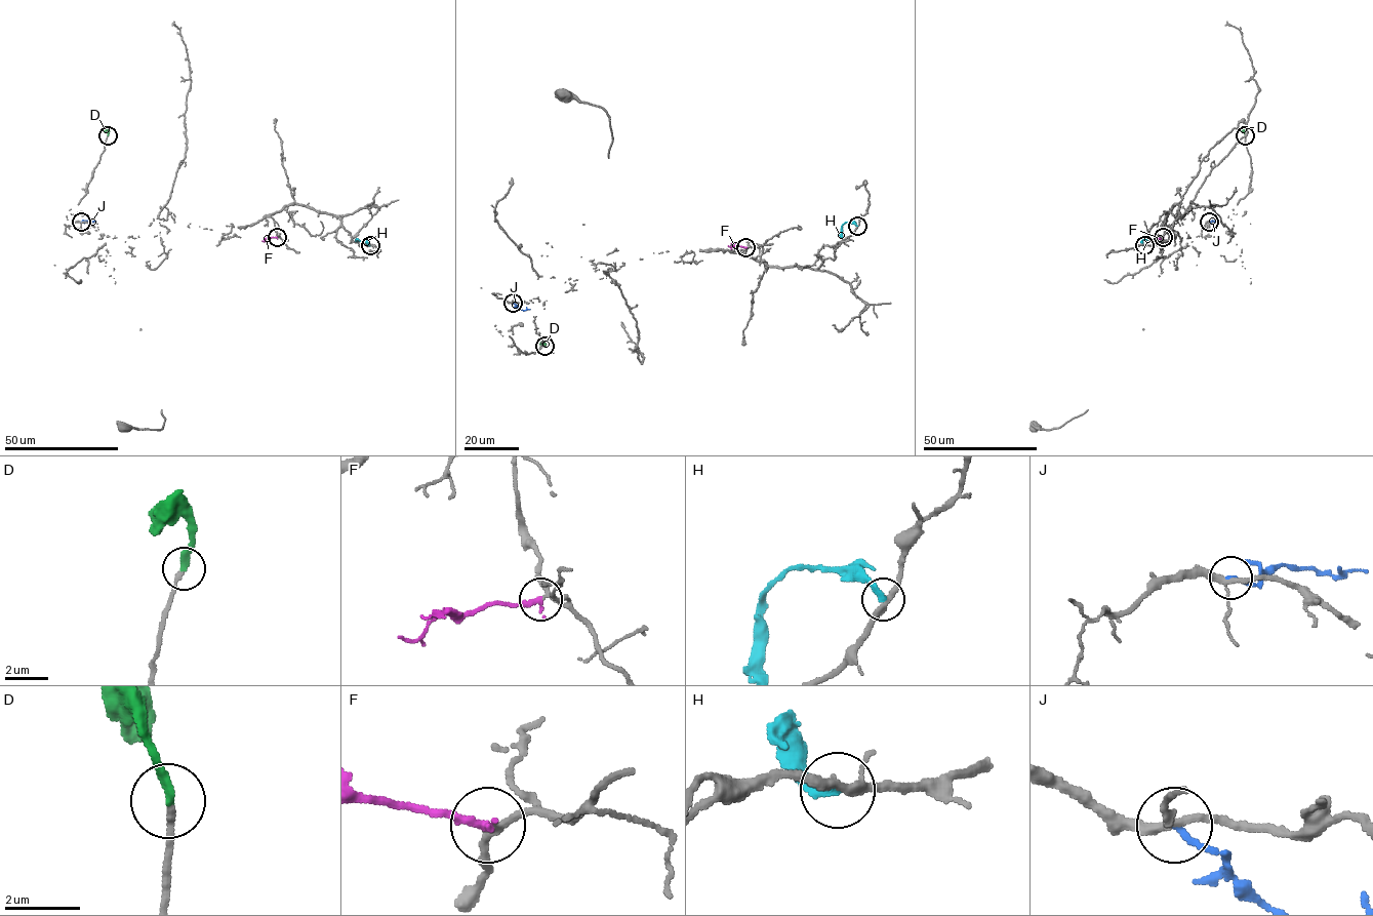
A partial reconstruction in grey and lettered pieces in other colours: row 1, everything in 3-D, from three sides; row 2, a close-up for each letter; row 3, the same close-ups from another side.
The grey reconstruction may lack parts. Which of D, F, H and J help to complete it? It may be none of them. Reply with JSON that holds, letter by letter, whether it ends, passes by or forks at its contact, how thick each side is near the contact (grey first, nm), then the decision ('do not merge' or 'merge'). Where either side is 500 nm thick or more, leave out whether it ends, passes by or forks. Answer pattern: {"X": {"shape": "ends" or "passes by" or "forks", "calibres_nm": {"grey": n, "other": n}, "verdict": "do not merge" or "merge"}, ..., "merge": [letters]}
{"D": {"shape": "ends", "calibres_nm": {"grey": 190, "other": 240}, "verdict": "merge"}, "F": {"shape": "ends", "calibres_nm": {"grey": 170, "other": 240}, "verdict": "do not merge"}, "H": {"shape": "ends", "calibres_nm": {"grey": 240, "other": 220}, "verdict": "do not merge"}, "J": {"shape": "ends", "calibres_nm": {"grey": 200, "other": 160}, "verdict": "do not merge"}, "merge": ["D"]}

